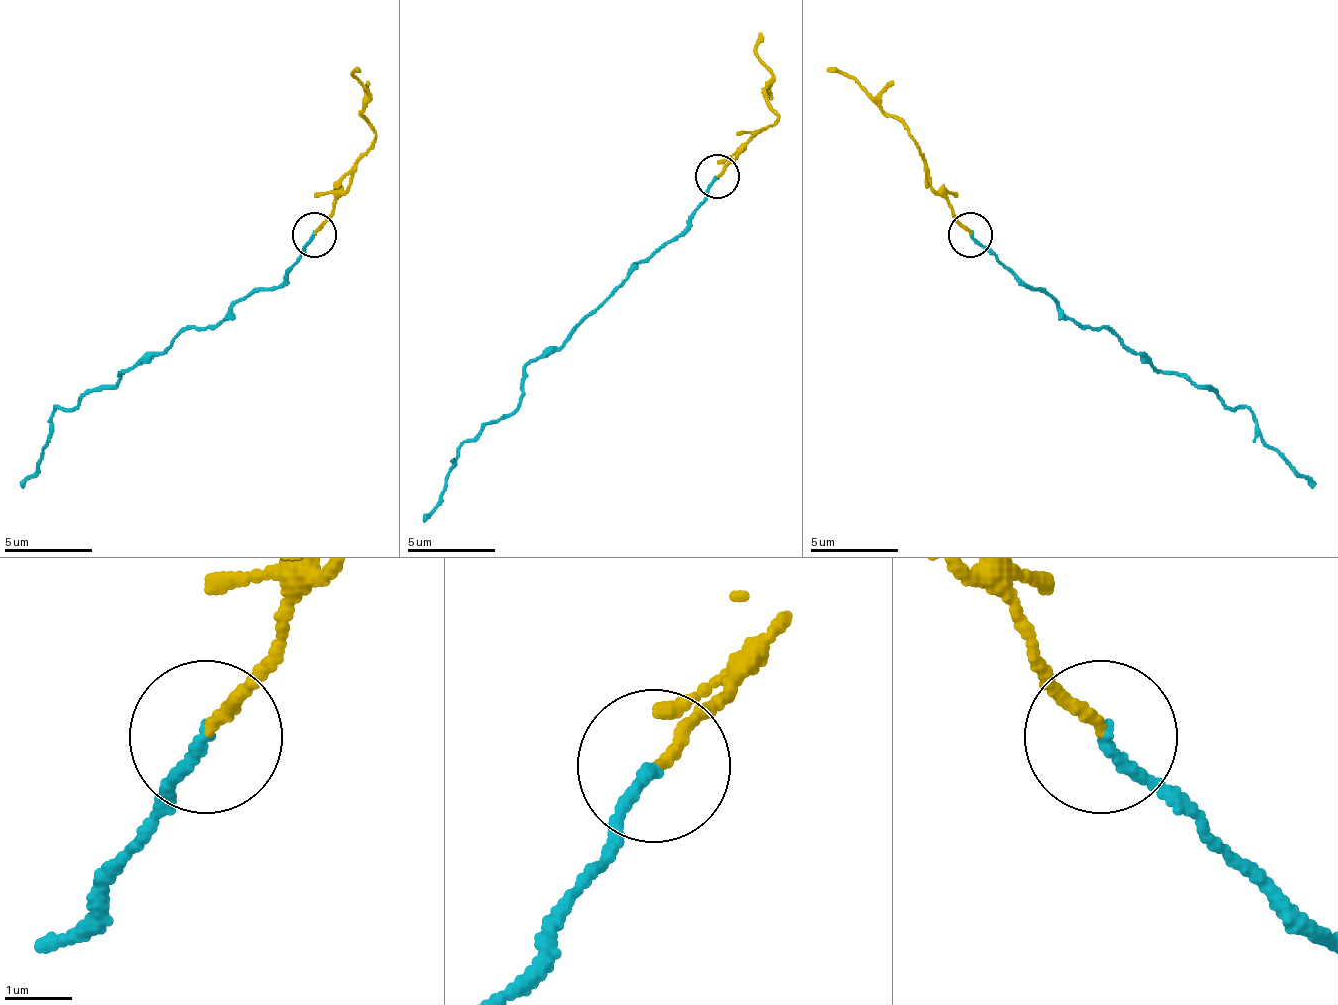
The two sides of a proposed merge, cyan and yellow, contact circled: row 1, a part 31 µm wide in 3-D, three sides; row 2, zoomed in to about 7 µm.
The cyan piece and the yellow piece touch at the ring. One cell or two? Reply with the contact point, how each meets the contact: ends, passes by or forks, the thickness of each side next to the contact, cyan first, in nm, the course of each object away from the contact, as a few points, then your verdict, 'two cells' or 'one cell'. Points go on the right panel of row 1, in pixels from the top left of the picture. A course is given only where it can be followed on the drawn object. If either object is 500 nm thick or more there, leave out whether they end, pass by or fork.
(970, 234) | cyan ends | yellow ends | 170/160 nm | cyan via (969, 236), (1079, 324), (1110, 328), (1154, 368), (1212, 386), (1229, 408), (1242, 408), (1282, 456), (1317, 483) | yellow via (969, 236), (929, 183), (925, 156), (912, 134), (850, 77), (828, 68) | one cell

